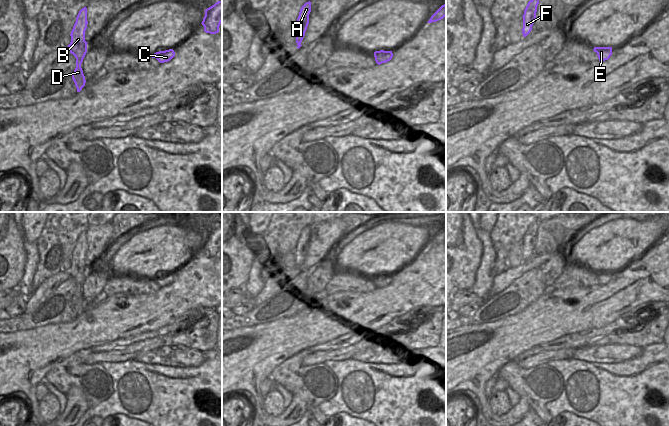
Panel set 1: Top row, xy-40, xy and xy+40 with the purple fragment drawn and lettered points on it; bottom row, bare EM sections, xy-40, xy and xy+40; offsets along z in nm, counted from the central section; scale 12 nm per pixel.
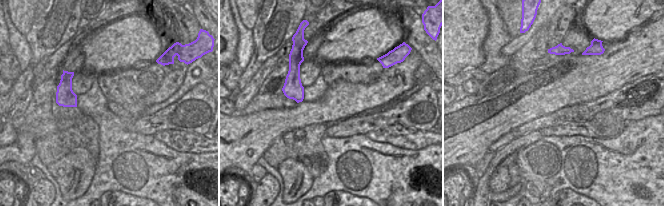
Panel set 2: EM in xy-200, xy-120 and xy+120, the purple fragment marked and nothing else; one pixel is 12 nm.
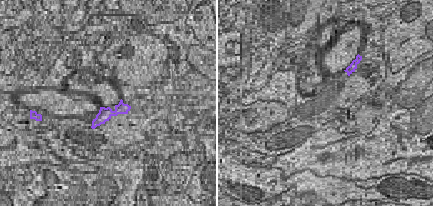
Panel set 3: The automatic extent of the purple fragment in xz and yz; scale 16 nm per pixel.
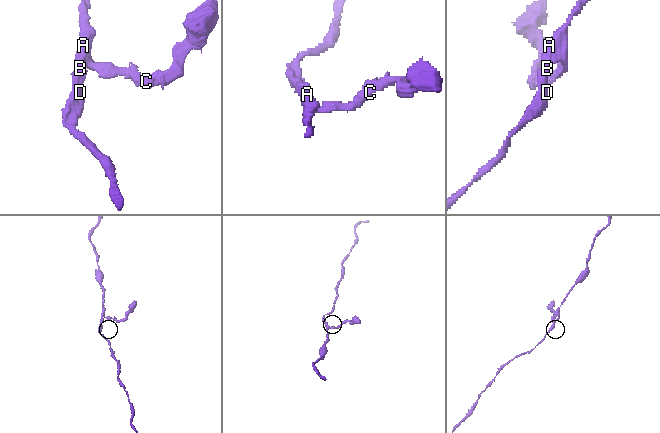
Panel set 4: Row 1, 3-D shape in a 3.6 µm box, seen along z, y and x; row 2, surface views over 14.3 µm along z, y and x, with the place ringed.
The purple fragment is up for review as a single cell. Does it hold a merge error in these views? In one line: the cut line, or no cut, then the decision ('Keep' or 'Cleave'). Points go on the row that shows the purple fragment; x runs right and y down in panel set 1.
No split. Keep.

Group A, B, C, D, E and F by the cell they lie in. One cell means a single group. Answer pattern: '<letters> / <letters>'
A B C D E F

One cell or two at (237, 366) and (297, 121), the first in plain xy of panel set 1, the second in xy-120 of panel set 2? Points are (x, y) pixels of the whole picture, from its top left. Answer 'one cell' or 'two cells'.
one cell

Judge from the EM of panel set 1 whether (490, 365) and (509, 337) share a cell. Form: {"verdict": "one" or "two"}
{"verdict": "one"}

